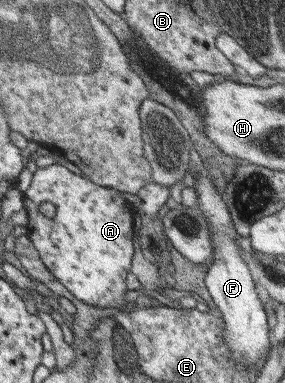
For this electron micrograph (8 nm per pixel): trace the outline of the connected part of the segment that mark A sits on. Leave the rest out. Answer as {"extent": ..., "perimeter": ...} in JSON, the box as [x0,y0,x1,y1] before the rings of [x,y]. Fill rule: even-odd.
{"extent":[22,163,133,307],"perimeter":[[[53,163],[47,167],[37,167],[31,176],[27,189],[22,192],[23,206],[27,213],[27,235],[32,244],[44,257],[46,270],[53,275],[77,300],[99,307],[127,306],[124,300],[125,274],[133,255],[132,238],[133,211],[129,201],[122,197],[119,190],[93,183],[85,176],[70,172],[67,168]],[[41,202],[50,202],[55,206],[55,216],[47,218],[38,211]]]}

